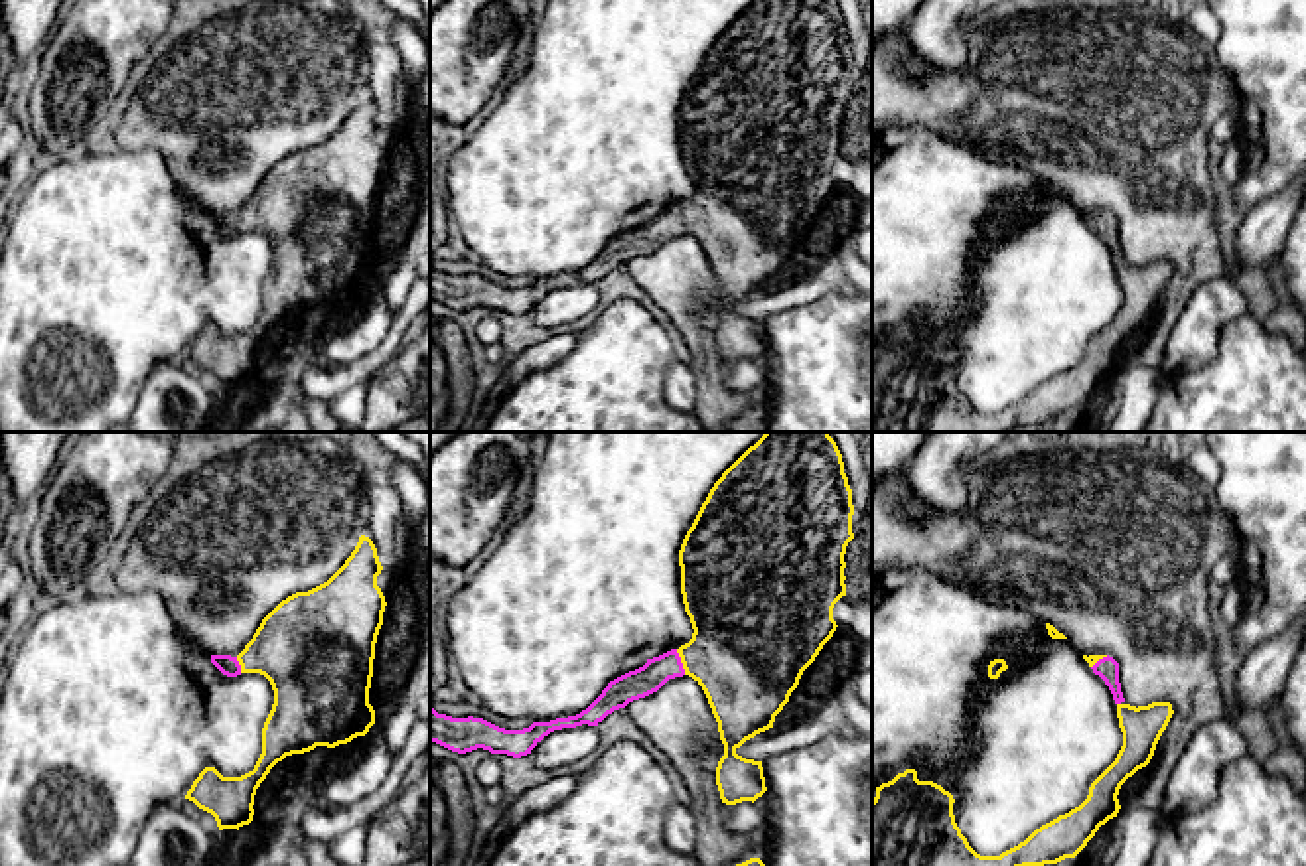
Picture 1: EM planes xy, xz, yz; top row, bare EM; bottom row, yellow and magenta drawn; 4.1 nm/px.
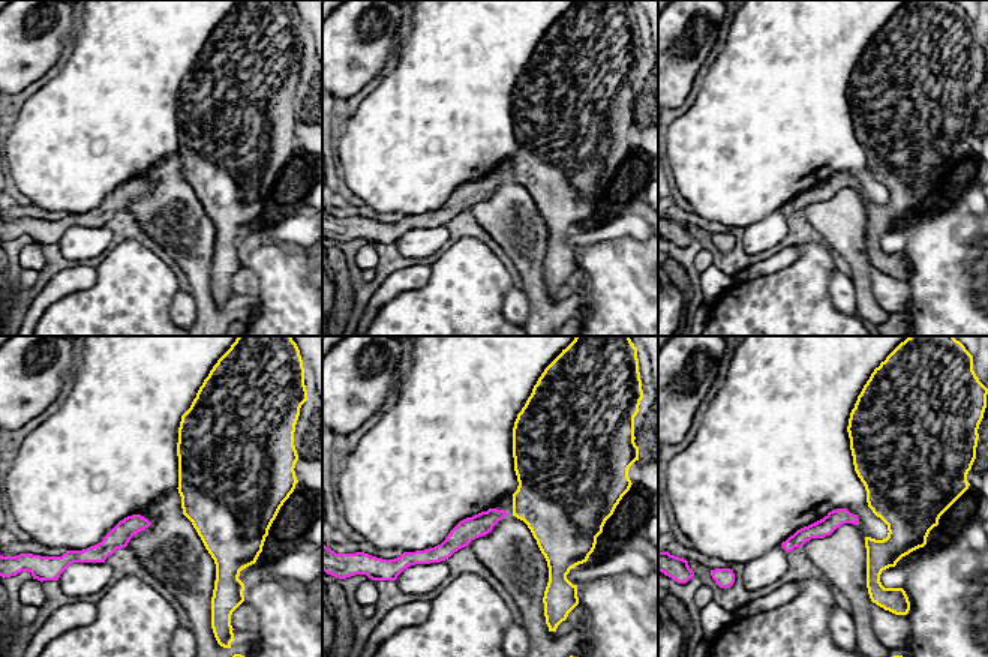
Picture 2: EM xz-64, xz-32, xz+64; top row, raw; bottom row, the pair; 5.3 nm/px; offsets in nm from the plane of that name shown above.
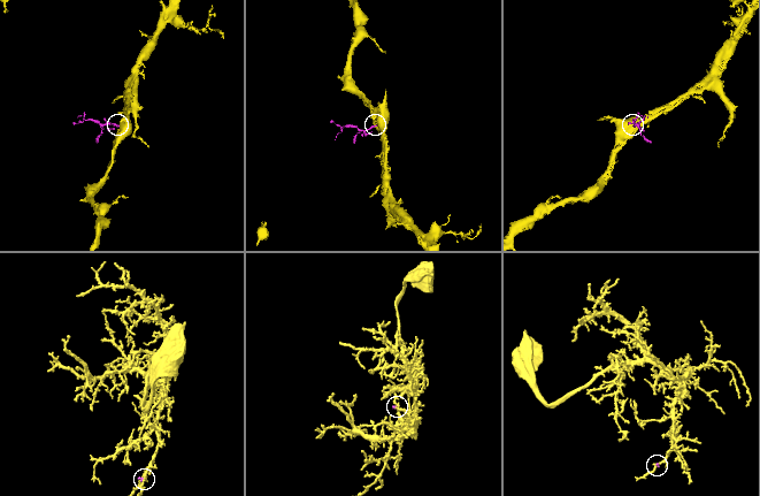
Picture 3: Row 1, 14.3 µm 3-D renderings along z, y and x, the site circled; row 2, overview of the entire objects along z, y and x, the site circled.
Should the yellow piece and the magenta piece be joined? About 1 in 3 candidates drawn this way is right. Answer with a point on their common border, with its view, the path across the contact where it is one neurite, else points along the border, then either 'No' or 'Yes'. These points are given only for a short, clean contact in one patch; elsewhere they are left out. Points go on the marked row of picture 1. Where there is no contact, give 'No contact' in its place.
Touches yellow at xz (681, 661). Path across: xz (742, 655), (681, 661), (661, 667), (648, 679). Yes

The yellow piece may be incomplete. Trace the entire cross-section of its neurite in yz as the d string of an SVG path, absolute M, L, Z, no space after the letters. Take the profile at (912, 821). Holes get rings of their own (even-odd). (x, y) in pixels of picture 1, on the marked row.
M1170 702L1148 706L1117 704L1123 746L1115 761L1091 783L1087 799L1065 815L1036 829L1024 842L1000 856L977 854L953 815L953 795L933 781L919 781L915 769L898 773L876 787L872 799L872 866L1044 866L1075 858L1095 836L1101 825L1117 817L1119 789L1138 769L1146 767L1174 710Z

